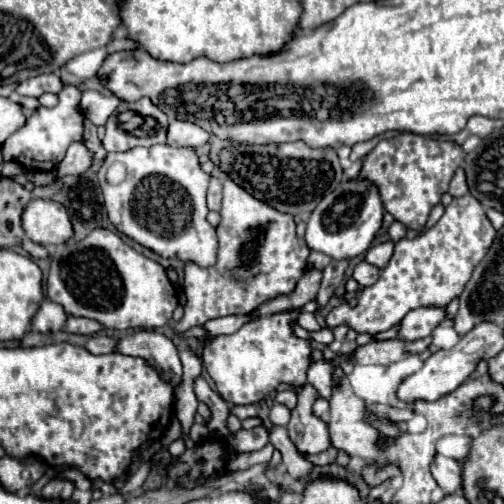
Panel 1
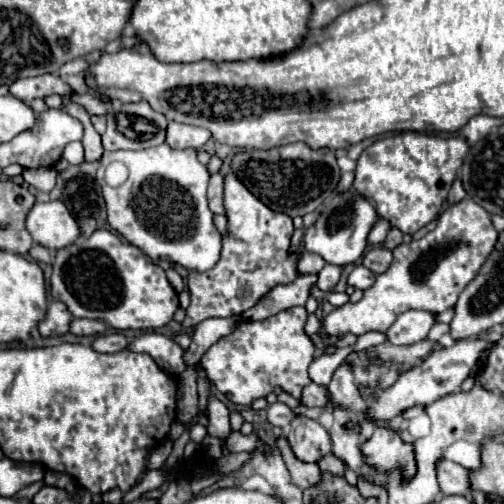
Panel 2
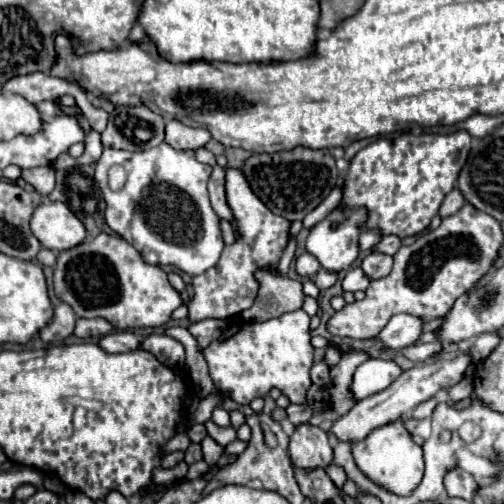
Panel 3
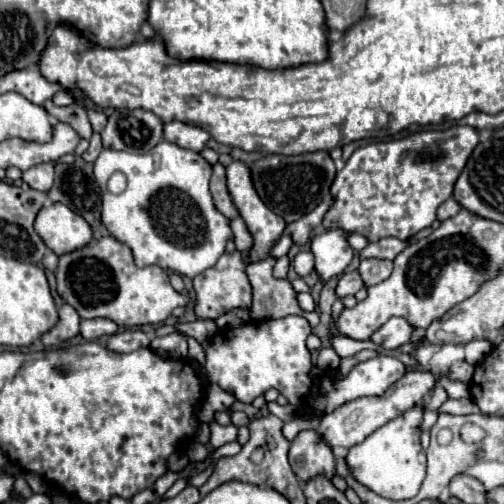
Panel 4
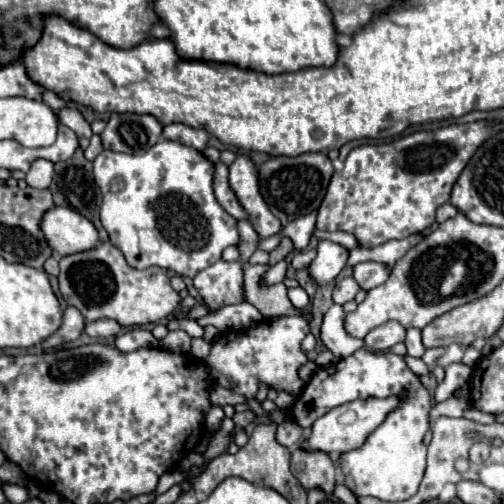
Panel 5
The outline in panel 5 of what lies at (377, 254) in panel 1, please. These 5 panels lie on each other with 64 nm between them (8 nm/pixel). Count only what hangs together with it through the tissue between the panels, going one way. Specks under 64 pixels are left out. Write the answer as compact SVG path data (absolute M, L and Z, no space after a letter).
M362 262L358 266L354 266L354 280L358 282L358 286L362 290L370 290L374 286L380 286L382 282L386 282L390 274L390 268L384 266L384 264L378 264L378 262Z

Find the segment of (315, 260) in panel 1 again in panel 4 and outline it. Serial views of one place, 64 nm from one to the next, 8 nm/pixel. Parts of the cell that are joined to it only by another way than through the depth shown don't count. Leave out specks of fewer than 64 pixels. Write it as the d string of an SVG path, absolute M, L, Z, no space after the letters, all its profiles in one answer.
M302 250L302 252L298 252L298 256L292 260L292 266L294 266L294 270L312 270L314 268L314 256L312 256L312 252L310 250Z

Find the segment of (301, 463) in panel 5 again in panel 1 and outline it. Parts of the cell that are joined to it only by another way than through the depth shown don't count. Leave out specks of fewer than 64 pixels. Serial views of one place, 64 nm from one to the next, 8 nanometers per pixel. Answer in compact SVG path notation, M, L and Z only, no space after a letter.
M306 384L298 394L298 404L288 422L288 436L302 454L320 454L330 448L328 426L312 414L312 404L320 398L314 386Z

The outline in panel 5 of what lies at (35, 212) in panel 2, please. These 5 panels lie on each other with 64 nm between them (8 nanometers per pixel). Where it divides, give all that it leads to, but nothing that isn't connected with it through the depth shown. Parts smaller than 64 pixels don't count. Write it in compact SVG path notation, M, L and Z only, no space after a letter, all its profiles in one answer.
M52 208L42 218L42 232L58 256L86 252L100 242L96 226L70 208Z

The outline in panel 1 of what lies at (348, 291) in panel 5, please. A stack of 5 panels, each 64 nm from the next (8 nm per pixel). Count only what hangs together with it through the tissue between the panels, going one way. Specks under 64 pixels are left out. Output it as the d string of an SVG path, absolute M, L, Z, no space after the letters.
M360 262L356 268L354 268L354 274L352 278L358 282L360 288L366 288L366 286L372 286L380 276L380 270L368 262Z

